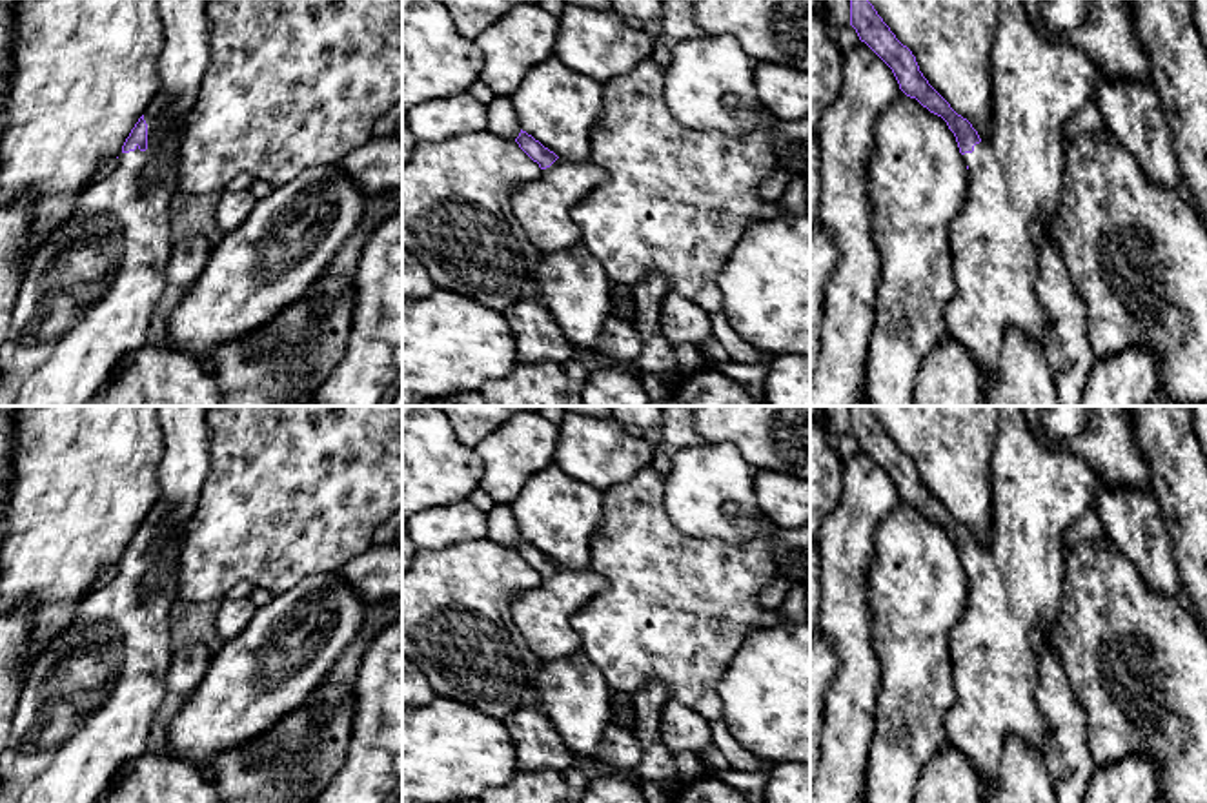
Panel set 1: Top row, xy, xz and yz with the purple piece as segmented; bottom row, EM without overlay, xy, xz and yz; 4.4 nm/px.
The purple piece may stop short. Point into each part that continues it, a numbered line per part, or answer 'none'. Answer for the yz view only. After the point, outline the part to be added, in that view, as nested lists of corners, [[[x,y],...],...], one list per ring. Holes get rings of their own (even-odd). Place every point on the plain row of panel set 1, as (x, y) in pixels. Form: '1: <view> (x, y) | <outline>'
1: yz (1016, 583) | [[[996,406],[998,437],[992,450],[992,526],[989,544],[965,561],[969,574],[969,603],[961,619],[948,634],[954,703],[943,719],[947,743],[963,752],[985,783],[999,774],[1009,737],[1021,737],[1041,752],[1043,721],[1036,706],[1041,681],[1040,657],[1032,648],[1032,634],[1045,630],[1054,637],[1058,614],[1063,606],[1065,548],[1063,532],[1092,508],[1098,481],[1092,466],[1065,448],[1049,448],[1030,432],[1021,406]]]

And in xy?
1: xy (90, 698) | [[[158,499],[144,519],[147,557],[137,554],[135,559],[120,561],[113,581],[80,601],[78,617],[31,665],[0,756],[0,803],[98,803],[117,776],[147,752],[153,717],[167,694],[166,676],[173,659],[169,615],[178,599],[180,550],[157,586],[144,586],[142,579],[158,557],[167,515],[167,503]]]

